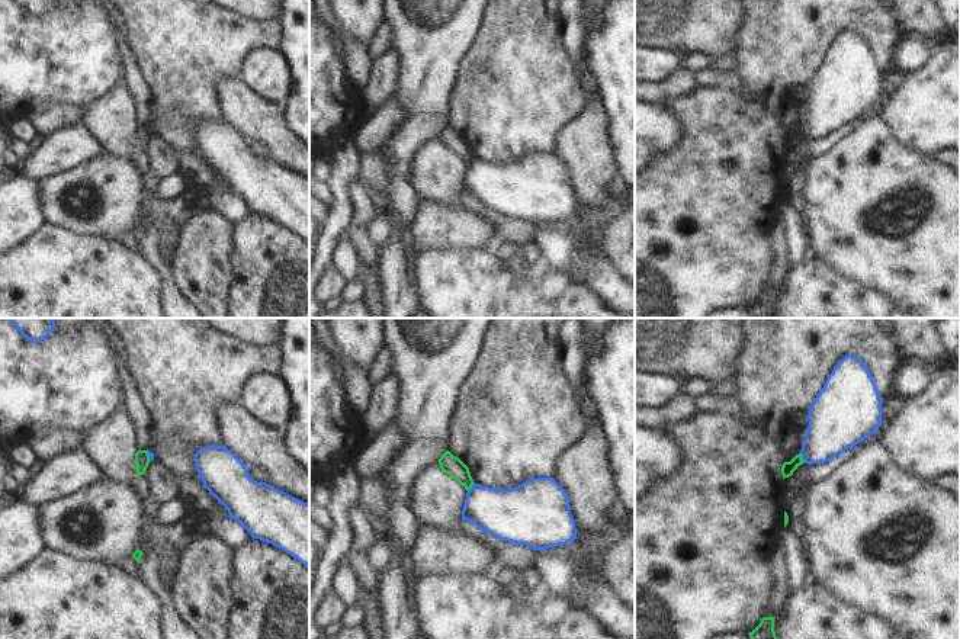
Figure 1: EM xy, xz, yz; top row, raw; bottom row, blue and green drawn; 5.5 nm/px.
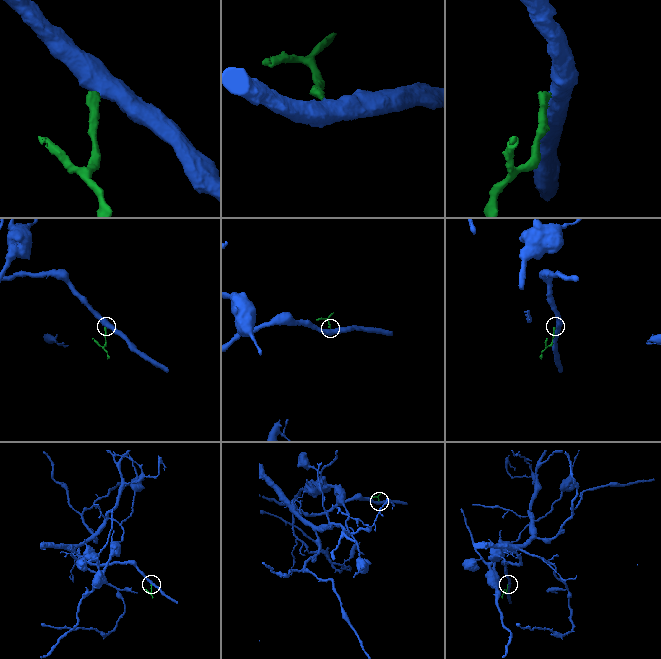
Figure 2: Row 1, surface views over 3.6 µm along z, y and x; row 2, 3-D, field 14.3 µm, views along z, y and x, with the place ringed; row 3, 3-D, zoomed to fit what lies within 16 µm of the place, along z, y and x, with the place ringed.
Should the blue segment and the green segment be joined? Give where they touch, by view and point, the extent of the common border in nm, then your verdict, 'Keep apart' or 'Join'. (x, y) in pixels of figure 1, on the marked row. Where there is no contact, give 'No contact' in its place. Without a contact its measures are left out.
Touches blue at yz (802, 458). Shared border 70 nm. Keep apart.

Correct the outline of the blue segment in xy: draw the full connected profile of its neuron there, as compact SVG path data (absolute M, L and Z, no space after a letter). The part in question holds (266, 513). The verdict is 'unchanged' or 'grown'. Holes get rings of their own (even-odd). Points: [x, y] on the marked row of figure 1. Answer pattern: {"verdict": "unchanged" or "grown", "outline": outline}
{"verdict": "unchanged", "outline": "M221 446L200 447L195 465L203 487L216 498L253 539L272 543L309 568L309 504L248 475L248 468Z"}

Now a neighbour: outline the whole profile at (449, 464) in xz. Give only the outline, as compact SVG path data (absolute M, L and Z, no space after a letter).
M446 450L439 459L440 469L455 478L466 491L475 484L469 468L449 450Z

